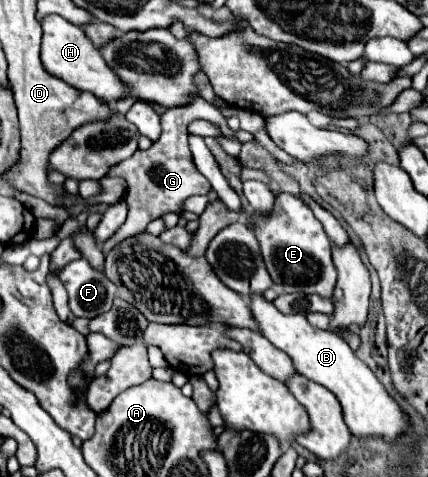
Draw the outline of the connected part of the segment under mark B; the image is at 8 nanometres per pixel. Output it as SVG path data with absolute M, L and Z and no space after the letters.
M251 294L250 312L258 324L258 330L264 338L268 338L278 350L286 352L296 368L296 372L304 374L316 384L328 388L340 402L344 422L354 436L382 436L392 442L408 428L408 418L400 412L398 404L388 396L384 386L378 382L374 372L356 358L344 338L332 334L330 330L320 330L310 326L305 314L281 313L262 294Z

